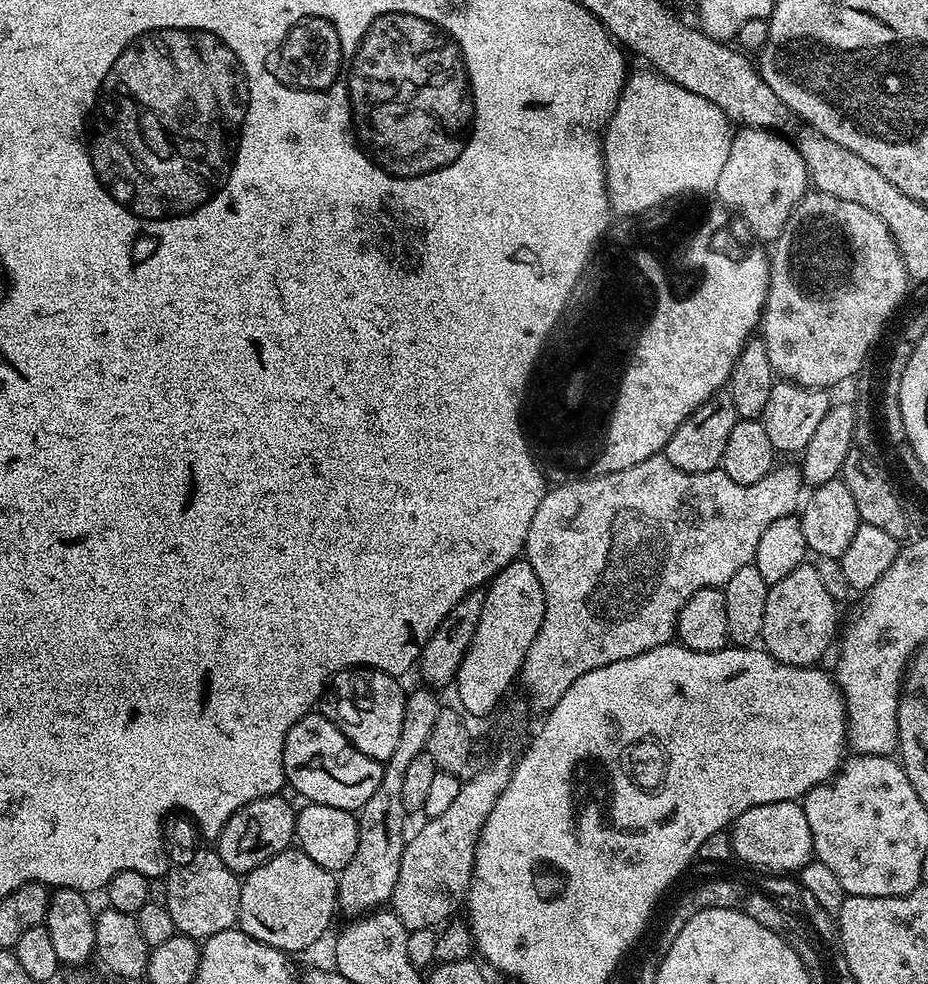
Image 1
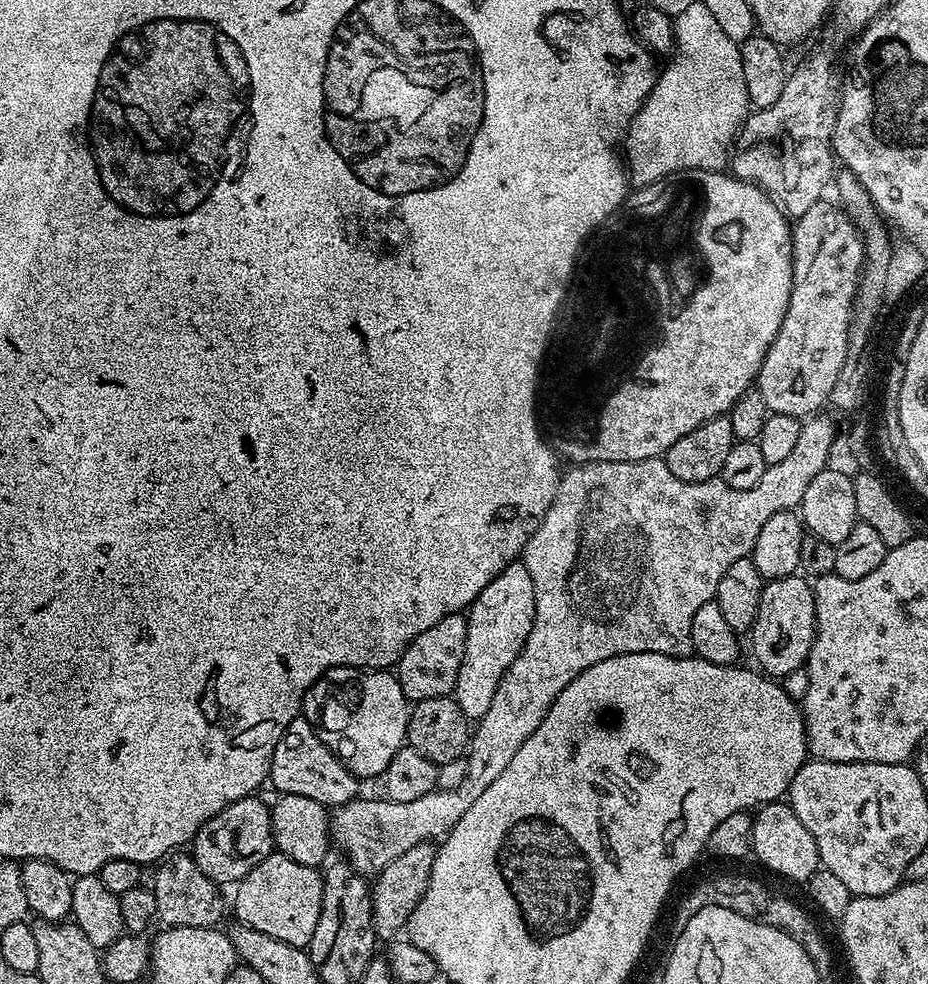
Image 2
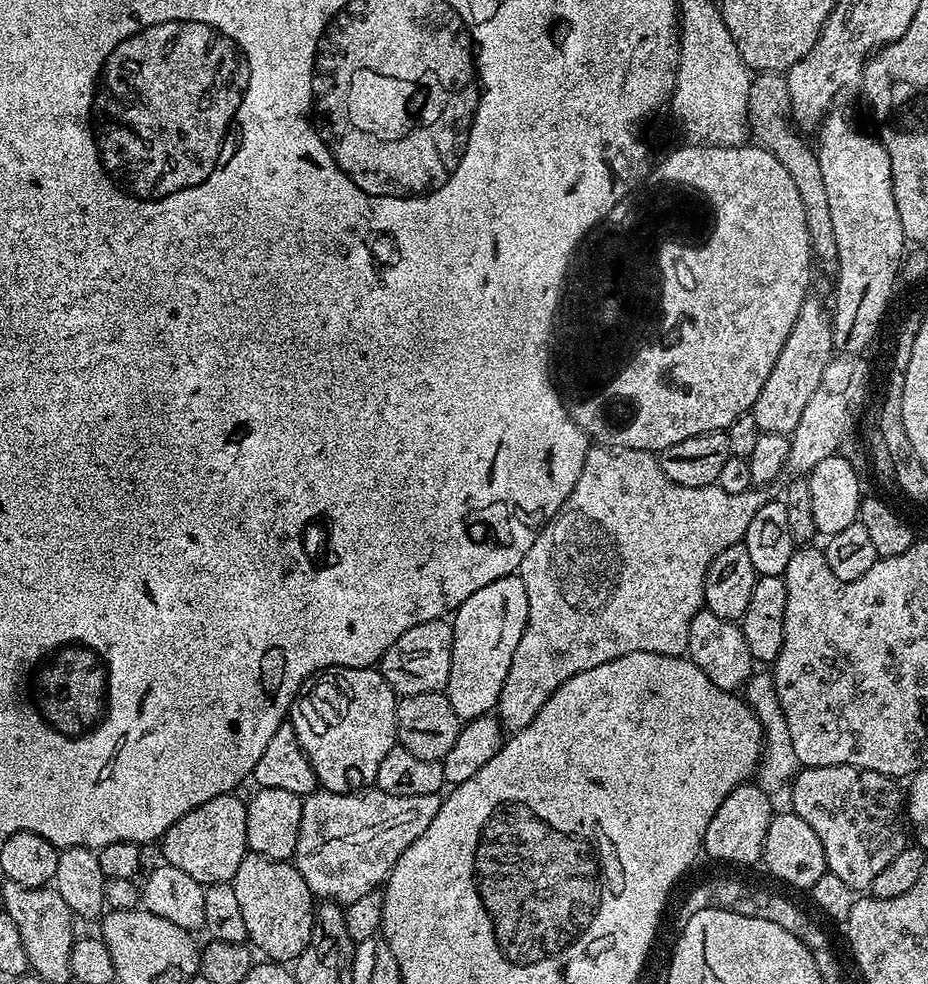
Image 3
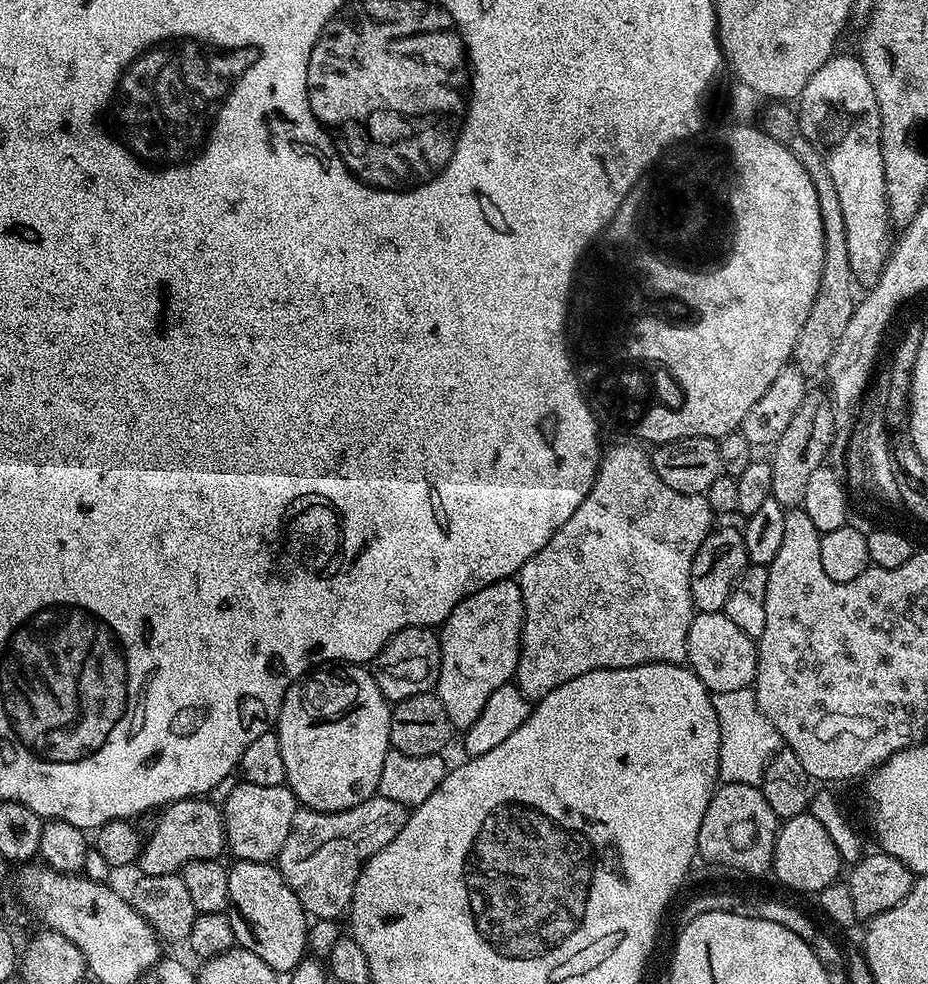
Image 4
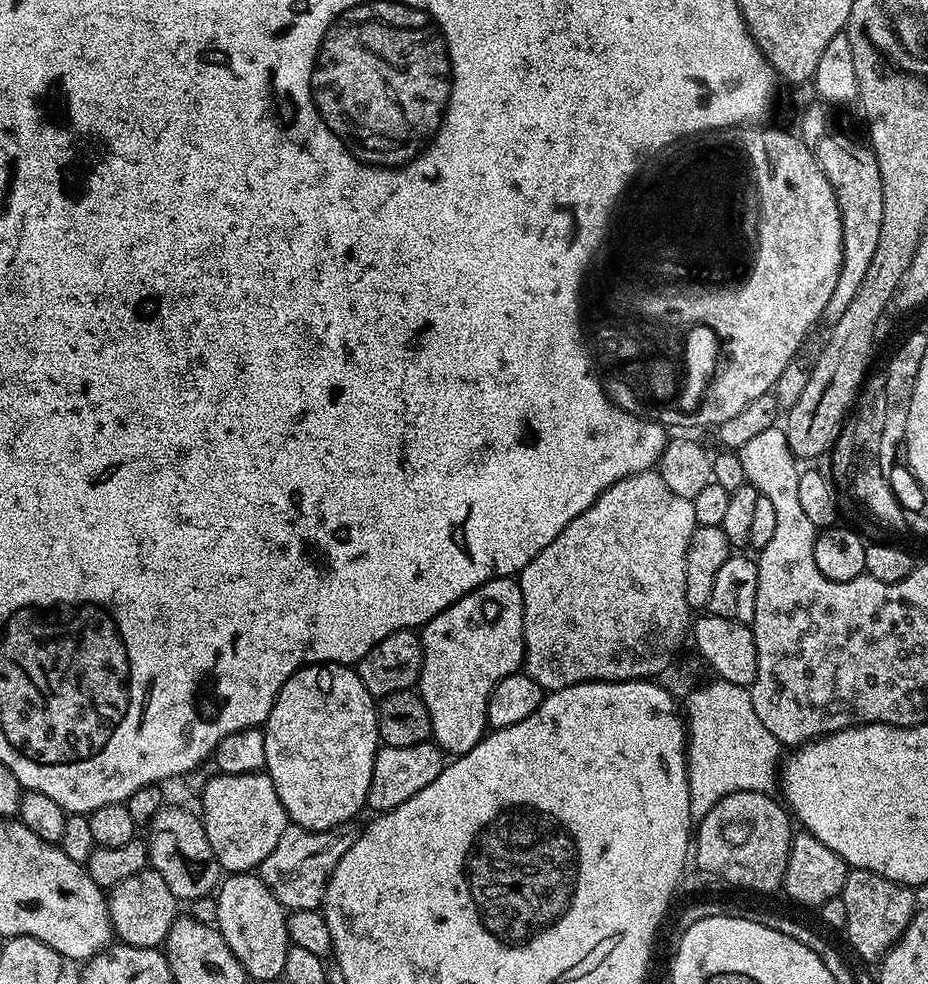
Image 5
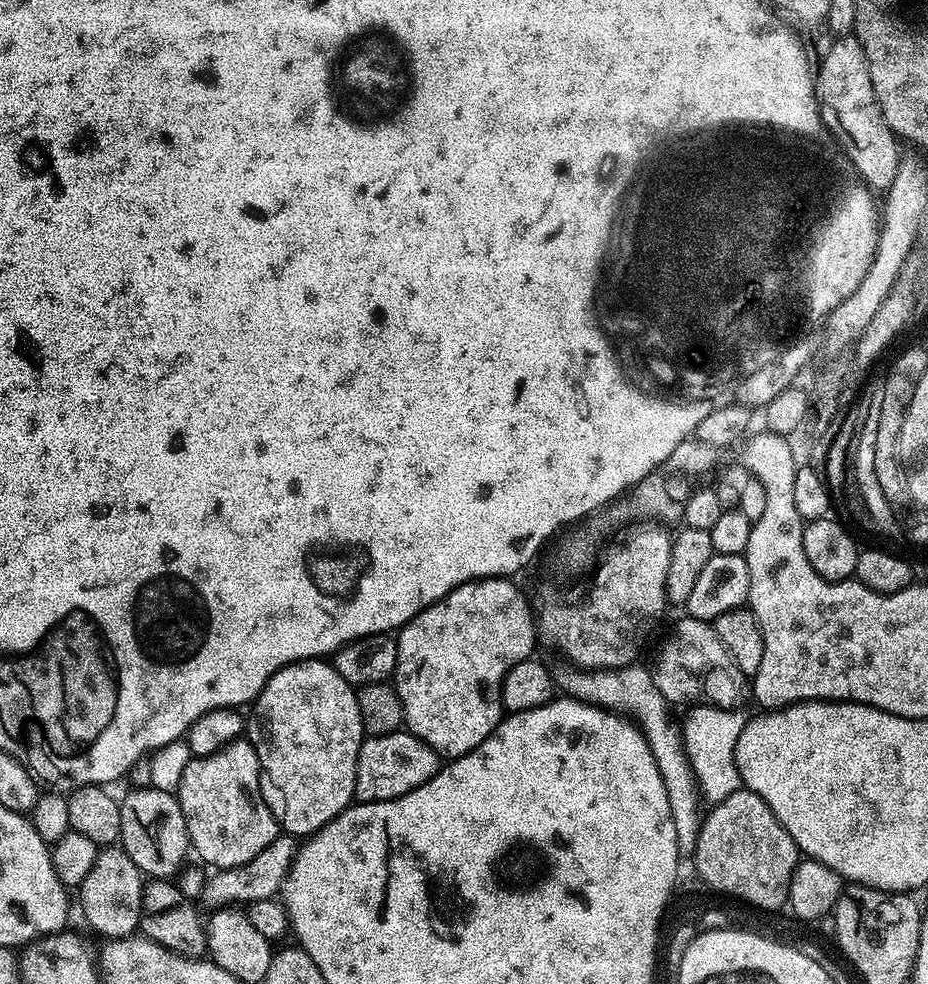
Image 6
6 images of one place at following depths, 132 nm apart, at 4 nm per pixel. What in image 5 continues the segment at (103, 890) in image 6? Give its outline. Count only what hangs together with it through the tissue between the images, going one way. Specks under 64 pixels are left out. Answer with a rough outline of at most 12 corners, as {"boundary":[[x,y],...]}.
{"boundary":[[145,870],[107,893],[113,933],[160,948],[178,915],[175,894]]}

